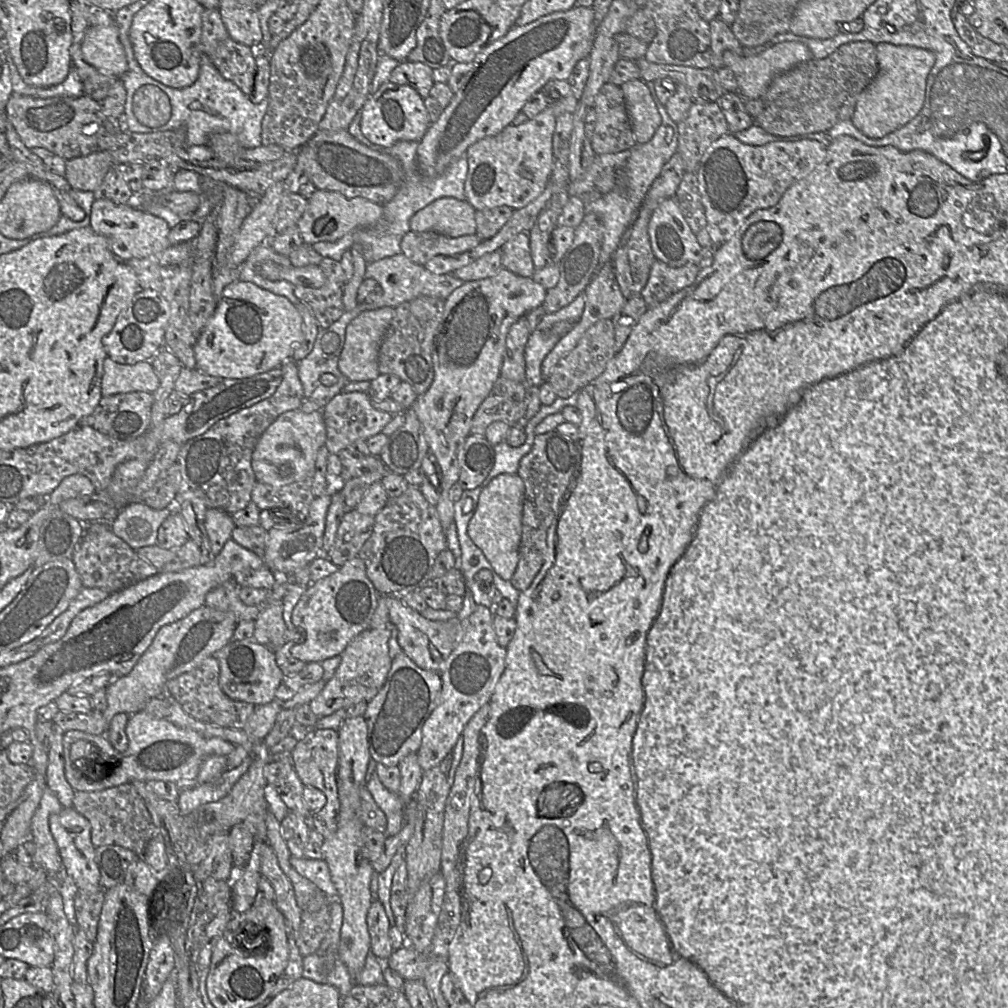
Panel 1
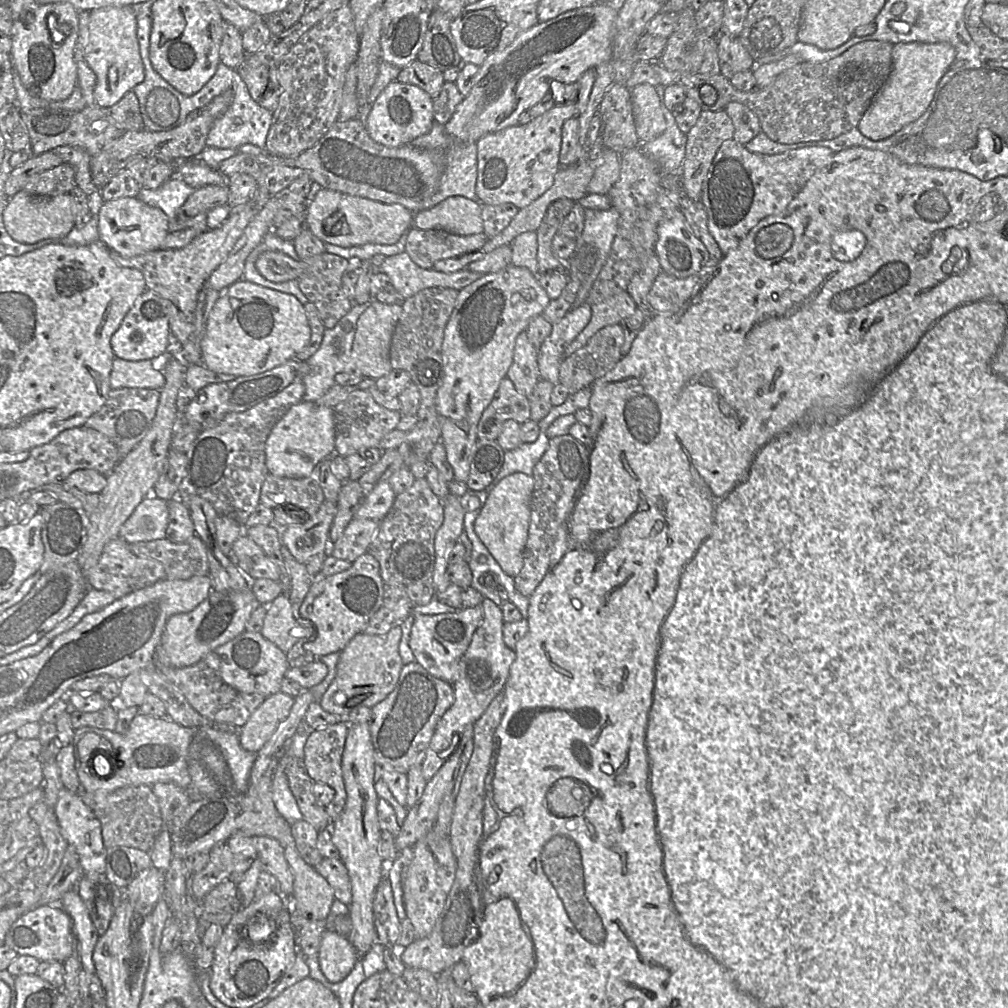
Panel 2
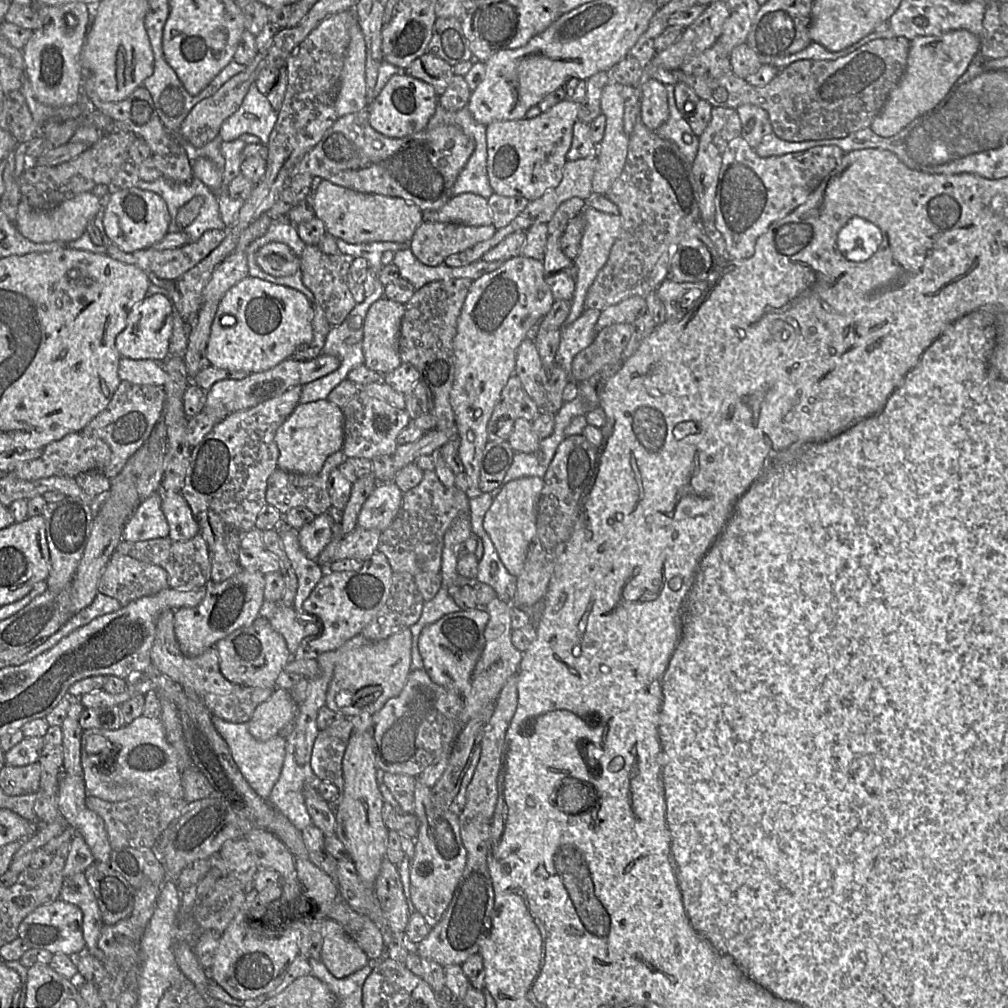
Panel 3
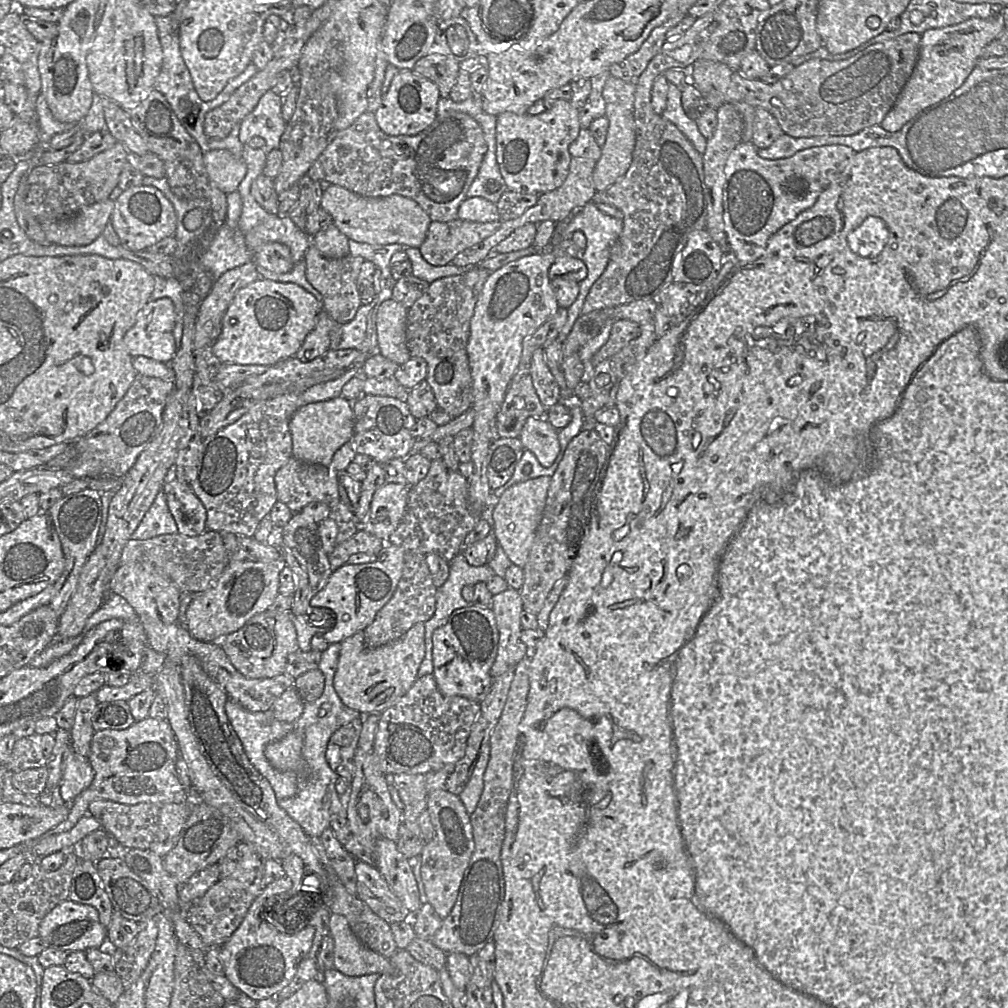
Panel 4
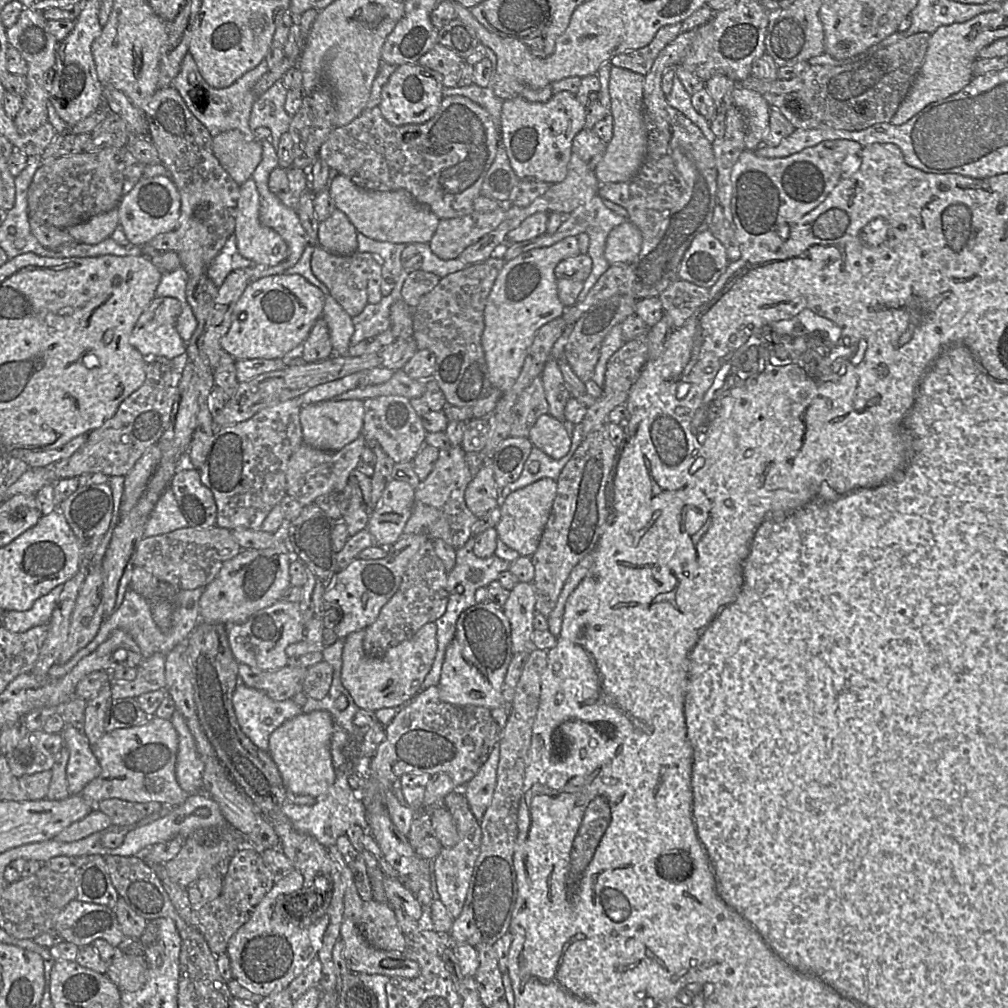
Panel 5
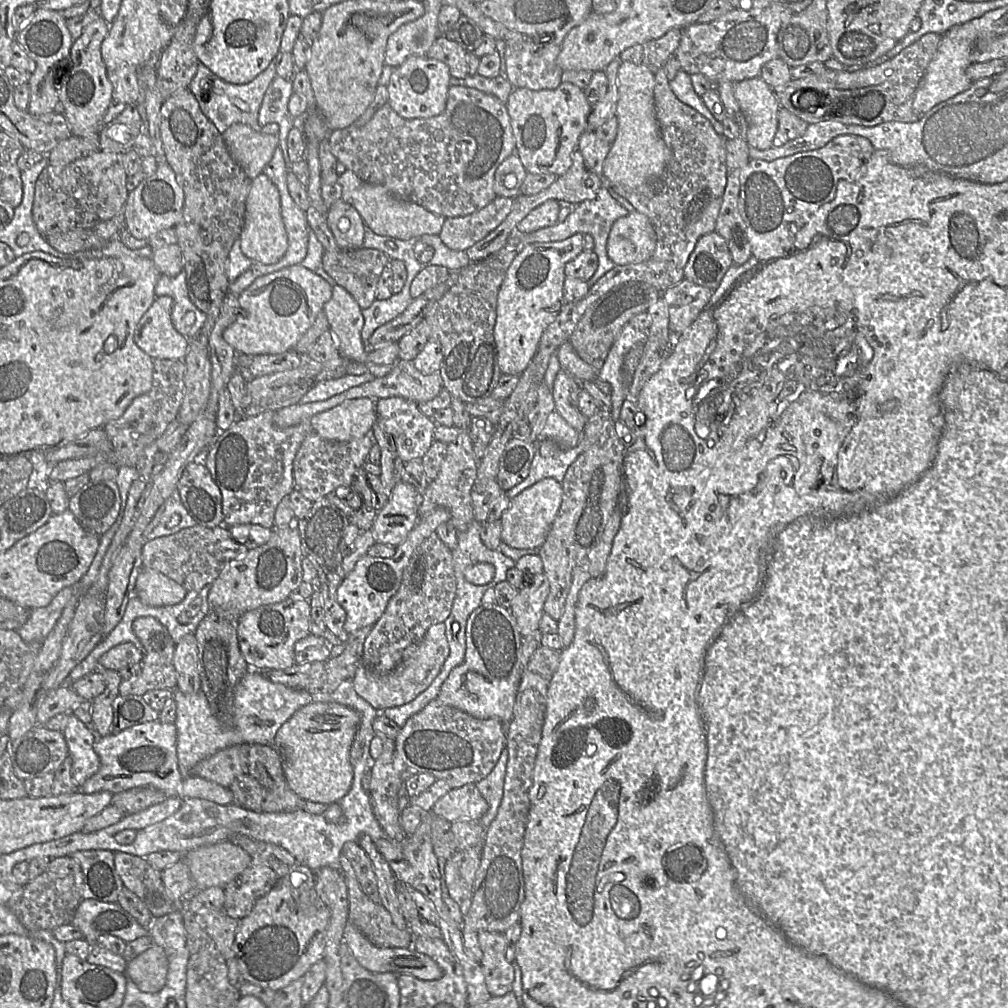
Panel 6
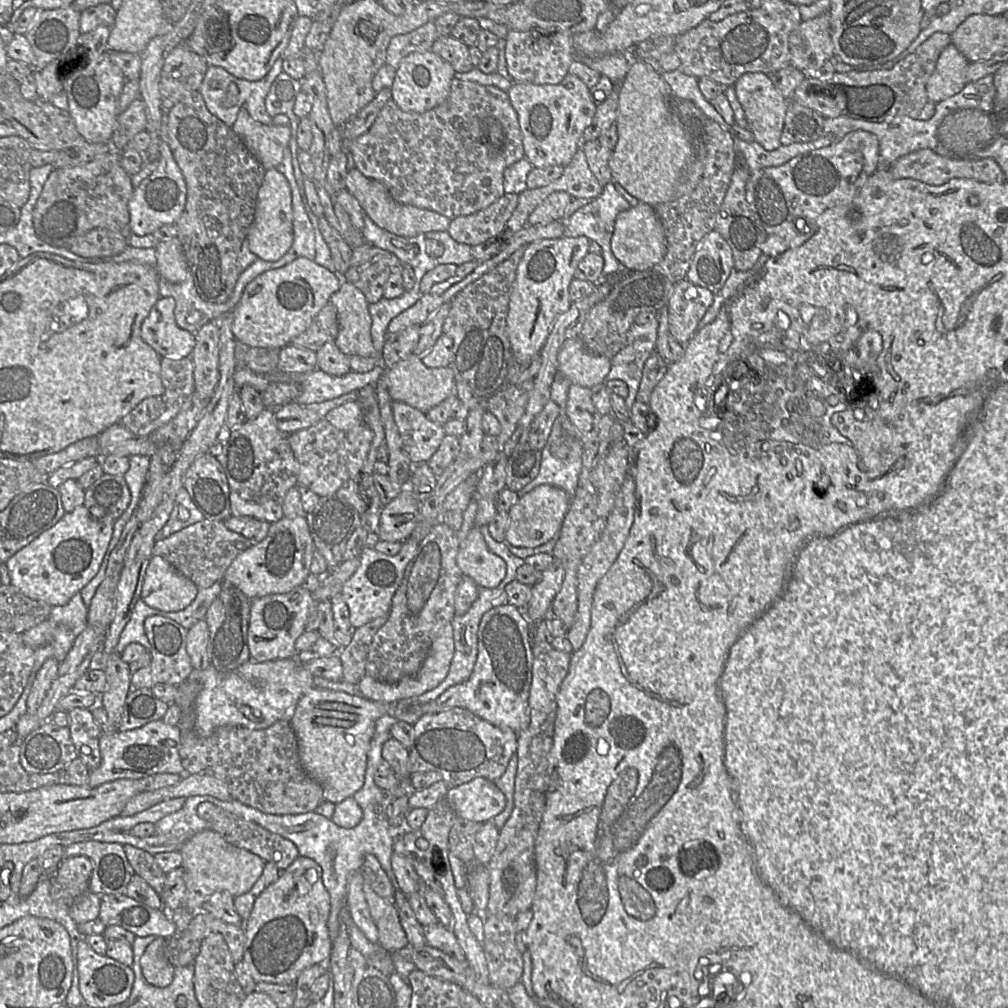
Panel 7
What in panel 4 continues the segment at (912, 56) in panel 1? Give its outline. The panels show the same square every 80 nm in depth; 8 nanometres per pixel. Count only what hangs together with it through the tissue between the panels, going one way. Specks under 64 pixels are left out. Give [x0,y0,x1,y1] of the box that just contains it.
[880,14,1004,132]

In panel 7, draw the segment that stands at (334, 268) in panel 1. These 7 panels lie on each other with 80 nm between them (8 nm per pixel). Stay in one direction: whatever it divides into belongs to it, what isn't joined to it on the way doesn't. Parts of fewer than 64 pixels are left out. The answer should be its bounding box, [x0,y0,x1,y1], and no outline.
[343,244,402,304]

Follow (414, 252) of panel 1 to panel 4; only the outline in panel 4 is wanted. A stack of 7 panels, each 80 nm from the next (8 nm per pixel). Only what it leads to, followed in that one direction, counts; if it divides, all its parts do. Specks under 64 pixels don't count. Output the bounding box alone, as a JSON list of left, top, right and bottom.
[419,219,500,265]

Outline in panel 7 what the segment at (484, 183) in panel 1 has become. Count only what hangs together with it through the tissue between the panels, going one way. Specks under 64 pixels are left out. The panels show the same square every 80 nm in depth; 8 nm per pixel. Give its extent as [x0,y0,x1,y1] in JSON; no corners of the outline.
[507,74,597,168]

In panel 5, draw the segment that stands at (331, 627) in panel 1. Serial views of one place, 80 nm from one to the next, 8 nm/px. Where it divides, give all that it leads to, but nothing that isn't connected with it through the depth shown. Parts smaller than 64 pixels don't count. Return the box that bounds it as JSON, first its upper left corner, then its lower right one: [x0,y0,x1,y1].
[322,533,428,639]

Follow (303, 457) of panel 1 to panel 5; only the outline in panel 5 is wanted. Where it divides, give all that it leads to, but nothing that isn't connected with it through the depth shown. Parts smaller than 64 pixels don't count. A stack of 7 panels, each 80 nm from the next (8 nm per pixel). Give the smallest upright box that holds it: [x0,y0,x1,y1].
[300,400,364,451]

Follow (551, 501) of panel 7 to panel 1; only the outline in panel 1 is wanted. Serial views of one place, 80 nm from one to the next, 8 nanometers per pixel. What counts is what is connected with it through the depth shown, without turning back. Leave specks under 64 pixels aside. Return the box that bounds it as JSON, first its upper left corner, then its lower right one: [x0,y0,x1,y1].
[467,473,525,581]

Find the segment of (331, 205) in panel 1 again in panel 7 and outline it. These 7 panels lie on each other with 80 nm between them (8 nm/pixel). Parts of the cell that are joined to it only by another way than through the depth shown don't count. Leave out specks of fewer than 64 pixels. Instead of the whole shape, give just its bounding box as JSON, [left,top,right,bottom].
[345,168,451,237]

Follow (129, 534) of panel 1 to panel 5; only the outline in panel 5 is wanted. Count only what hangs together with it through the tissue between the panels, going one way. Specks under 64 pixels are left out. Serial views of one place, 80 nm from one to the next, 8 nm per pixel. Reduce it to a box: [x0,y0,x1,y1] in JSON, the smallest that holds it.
[143,488,187,538]

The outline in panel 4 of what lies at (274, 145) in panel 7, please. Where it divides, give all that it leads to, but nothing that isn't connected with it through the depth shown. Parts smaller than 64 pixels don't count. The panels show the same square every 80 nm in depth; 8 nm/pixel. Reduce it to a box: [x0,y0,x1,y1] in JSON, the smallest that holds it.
[203,150,247,191]

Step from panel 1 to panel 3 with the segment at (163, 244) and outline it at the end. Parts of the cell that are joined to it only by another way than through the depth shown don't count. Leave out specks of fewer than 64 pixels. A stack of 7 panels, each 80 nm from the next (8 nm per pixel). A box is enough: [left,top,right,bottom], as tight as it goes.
[103,186,171,253]

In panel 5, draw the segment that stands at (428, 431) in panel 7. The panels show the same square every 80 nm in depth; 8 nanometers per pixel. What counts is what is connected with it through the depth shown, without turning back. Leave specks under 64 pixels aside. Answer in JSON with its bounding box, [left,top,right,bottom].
[361,396,428,463]

